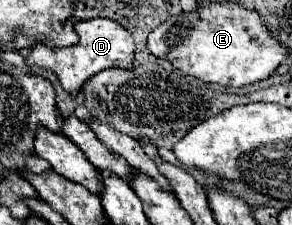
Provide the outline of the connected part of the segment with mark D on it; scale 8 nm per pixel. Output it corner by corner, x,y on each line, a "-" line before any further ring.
109,18
83,20
83,22
75,22
75,32
79,36
79,42
67,48
47,48
43,44
35,44
31,48
31,54
25,60
27,66
39,66
39,68
51,70
69,94
77,94
81,86
85,84
85,80
89,80
89,76
95,76
97,72
105,68
121,68
121,70
133,68
135,42
131,34
117,22

